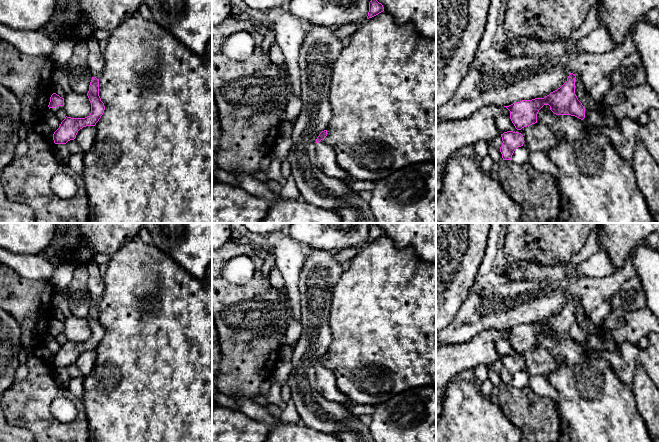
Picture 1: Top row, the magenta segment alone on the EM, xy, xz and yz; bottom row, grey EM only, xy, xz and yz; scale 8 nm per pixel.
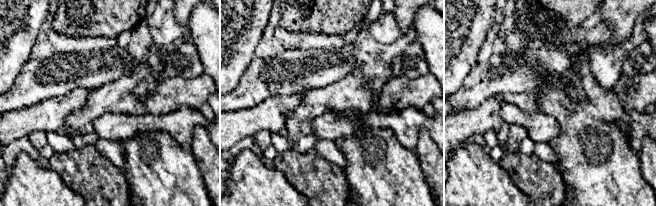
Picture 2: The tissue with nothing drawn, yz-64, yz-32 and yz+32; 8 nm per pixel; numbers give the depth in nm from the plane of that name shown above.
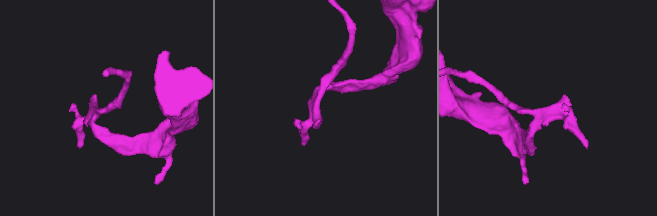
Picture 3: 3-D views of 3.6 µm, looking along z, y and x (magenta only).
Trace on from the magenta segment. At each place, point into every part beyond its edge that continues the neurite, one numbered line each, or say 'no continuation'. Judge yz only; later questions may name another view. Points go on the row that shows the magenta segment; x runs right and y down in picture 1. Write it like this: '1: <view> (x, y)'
1: yz (594, 70)

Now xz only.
1: xz (326, 158)

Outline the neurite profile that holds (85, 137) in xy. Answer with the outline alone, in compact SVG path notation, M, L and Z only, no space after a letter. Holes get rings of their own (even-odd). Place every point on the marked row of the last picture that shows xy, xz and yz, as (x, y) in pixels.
M86 126L80 129L76 135L75 141L81 147L83 152L91 149L97 135L95 126Z

